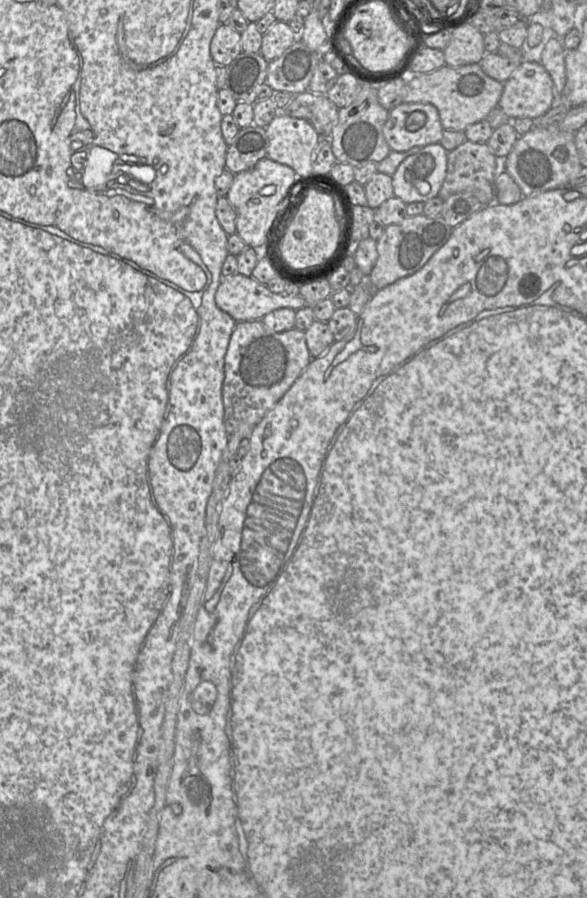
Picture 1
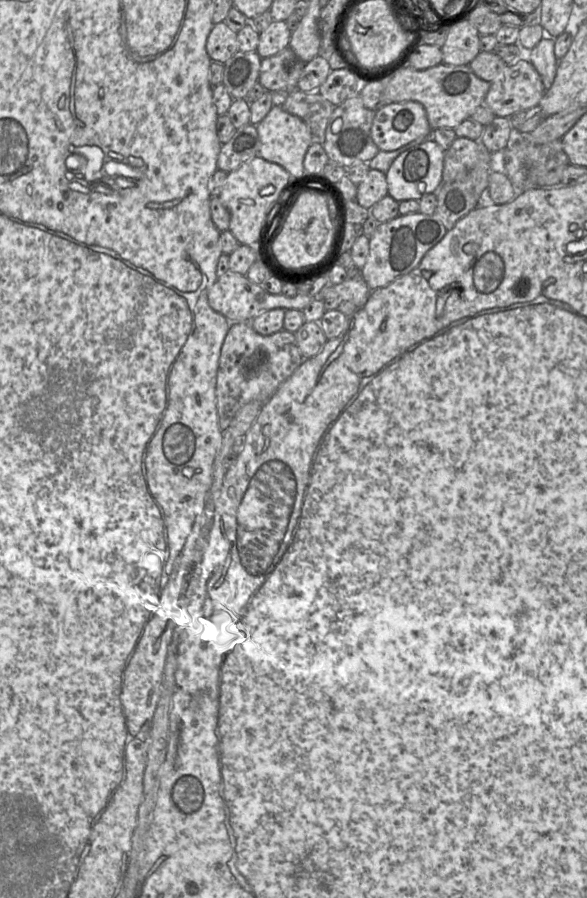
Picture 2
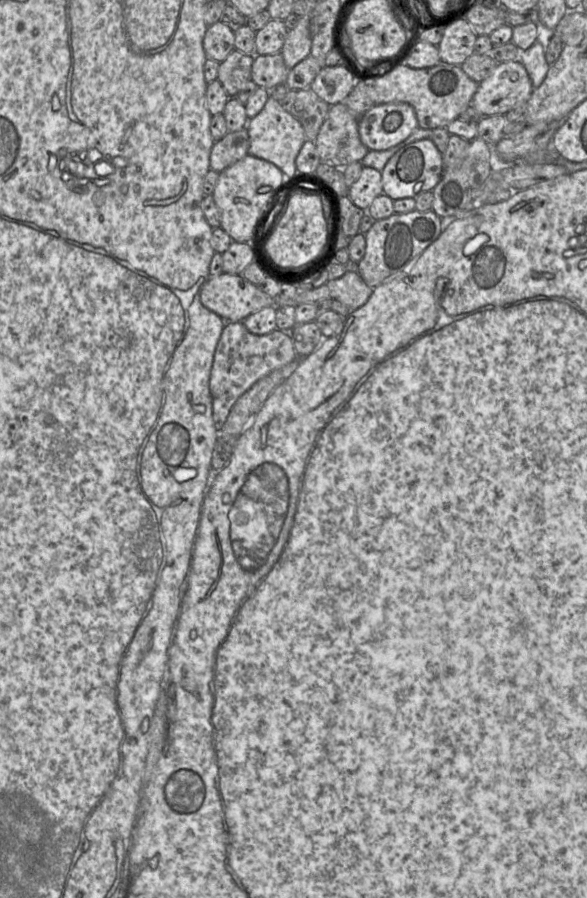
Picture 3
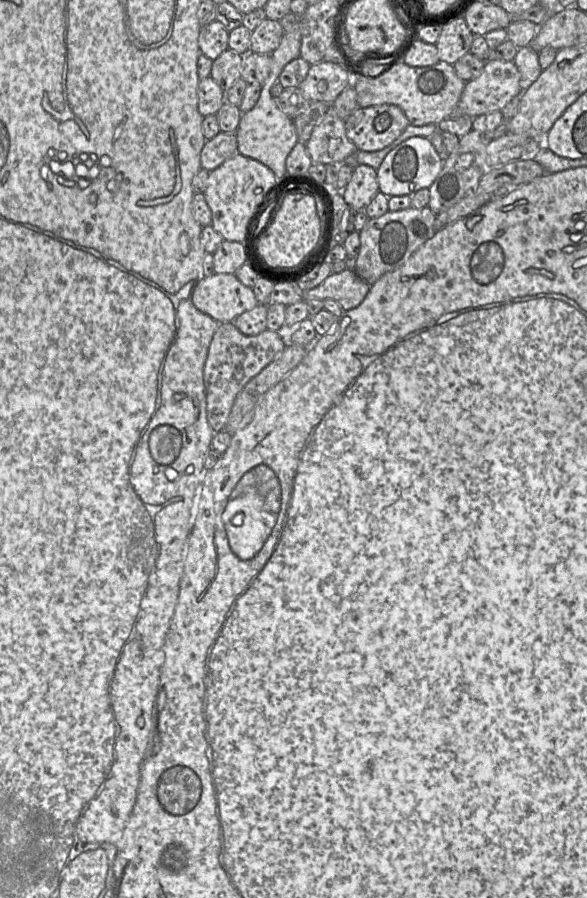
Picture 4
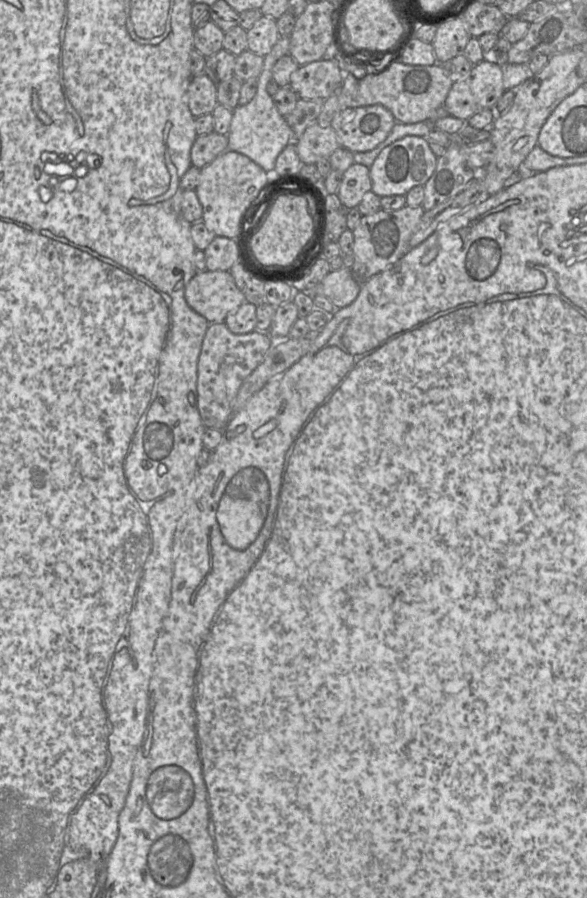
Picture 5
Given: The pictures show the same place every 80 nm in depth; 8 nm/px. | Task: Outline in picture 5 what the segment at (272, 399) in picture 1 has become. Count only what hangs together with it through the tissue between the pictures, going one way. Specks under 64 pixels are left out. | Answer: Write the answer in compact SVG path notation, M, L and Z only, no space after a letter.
M224 323L209 324L197 365L197 407L206 428L223 430L233 414L234 400L243 381L263 361L274 344L269 333L254 330L234 334Z

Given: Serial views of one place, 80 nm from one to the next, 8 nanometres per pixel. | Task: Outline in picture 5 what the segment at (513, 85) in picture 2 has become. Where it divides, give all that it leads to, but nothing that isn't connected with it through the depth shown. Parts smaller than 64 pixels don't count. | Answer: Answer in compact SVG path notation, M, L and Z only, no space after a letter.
M486 57L482 62L474 65L465 78L453 83L443 107L450 116L467 121L480 111L487 109L494 110L505 91L502 66L490 57Z

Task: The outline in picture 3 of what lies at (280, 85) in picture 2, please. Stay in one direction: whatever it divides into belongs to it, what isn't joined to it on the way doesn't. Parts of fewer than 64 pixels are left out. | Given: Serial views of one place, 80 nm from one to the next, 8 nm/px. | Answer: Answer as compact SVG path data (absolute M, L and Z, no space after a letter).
M281 53L255 55L251 69L251 80L258 87L271 90L280 84L285 84L289 71Z

